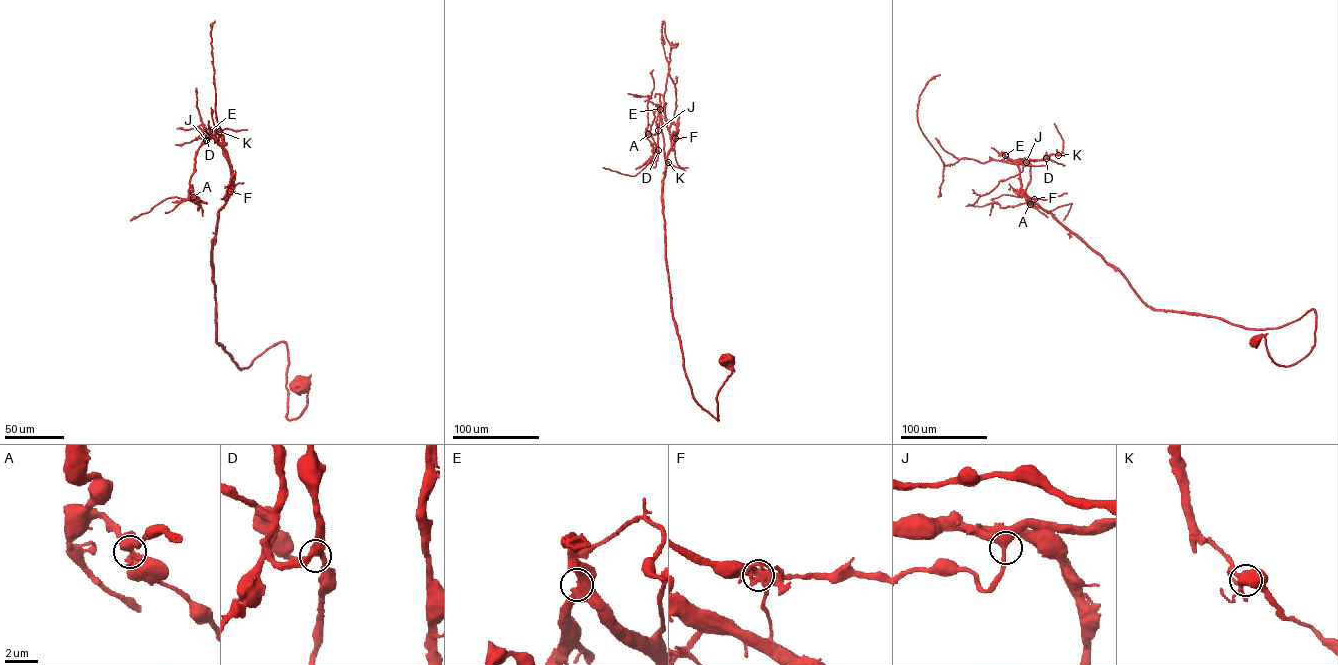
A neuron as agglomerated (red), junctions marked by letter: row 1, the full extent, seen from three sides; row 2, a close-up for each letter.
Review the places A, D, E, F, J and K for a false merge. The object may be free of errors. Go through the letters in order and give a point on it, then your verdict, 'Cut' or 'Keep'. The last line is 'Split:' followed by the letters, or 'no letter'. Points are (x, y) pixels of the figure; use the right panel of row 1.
A: Place: (1030, 204). Keep
D: Place: (1046, 158). Keep
E: Place: (1005, 155). Keep
F: Place: (1034, 199). Cut
J: Place: (1026, 162). Keep
K: Place: (1058, 155). Keep
Split: F

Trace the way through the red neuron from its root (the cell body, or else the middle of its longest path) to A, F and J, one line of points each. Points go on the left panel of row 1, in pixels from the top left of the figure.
A: (299, 385), (288, 419), (287, 345), (241, 369), (217, 342), (232, 176), (210, 132), (193, 197)
F: (299, 385), (307, 379), (307, 407), (288, 419), (287, 345), (241, 369), (217, 342), (212, 248), (230, 191)
J: (299, 385), (307, 407), (288, 419), (287, 345), (241, 369), (217, 342), (212, 248), (232, 176), (206, 140)

